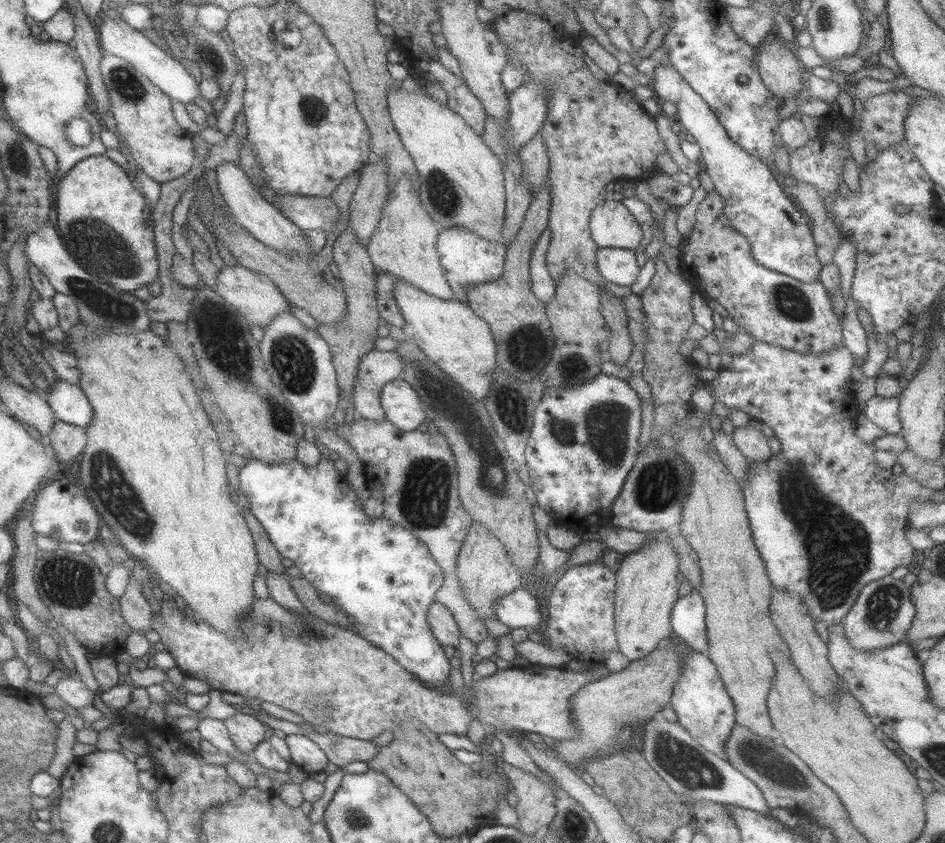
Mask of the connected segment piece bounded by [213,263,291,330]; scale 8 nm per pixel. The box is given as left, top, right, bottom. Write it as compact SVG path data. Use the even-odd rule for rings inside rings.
M240 263L236 266L222 268L218 275L218 283L213 288L234 310L245 316L249 324L257 324L265 330L265 326L281 312L290 311L289 301L264 274L248 270Z

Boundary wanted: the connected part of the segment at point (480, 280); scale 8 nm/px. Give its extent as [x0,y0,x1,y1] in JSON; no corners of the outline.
[437,227,507,304]

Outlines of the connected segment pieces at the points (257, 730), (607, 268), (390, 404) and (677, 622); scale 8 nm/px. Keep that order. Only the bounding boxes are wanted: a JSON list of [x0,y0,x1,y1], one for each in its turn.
[[224,712,268,754],[595,247,641,287],[381,377,424,432],[671,590,708,653]]

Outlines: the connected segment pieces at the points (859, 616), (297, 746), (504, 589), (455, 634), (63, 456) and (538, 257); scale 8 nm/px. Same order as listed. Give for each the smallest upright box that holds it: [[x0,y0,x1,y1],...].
[[842,575,916,652],[285,734,329,774],[457,520,523,621],[426,600,461,649],[47,421,87,465],[529,228,556,305]]

